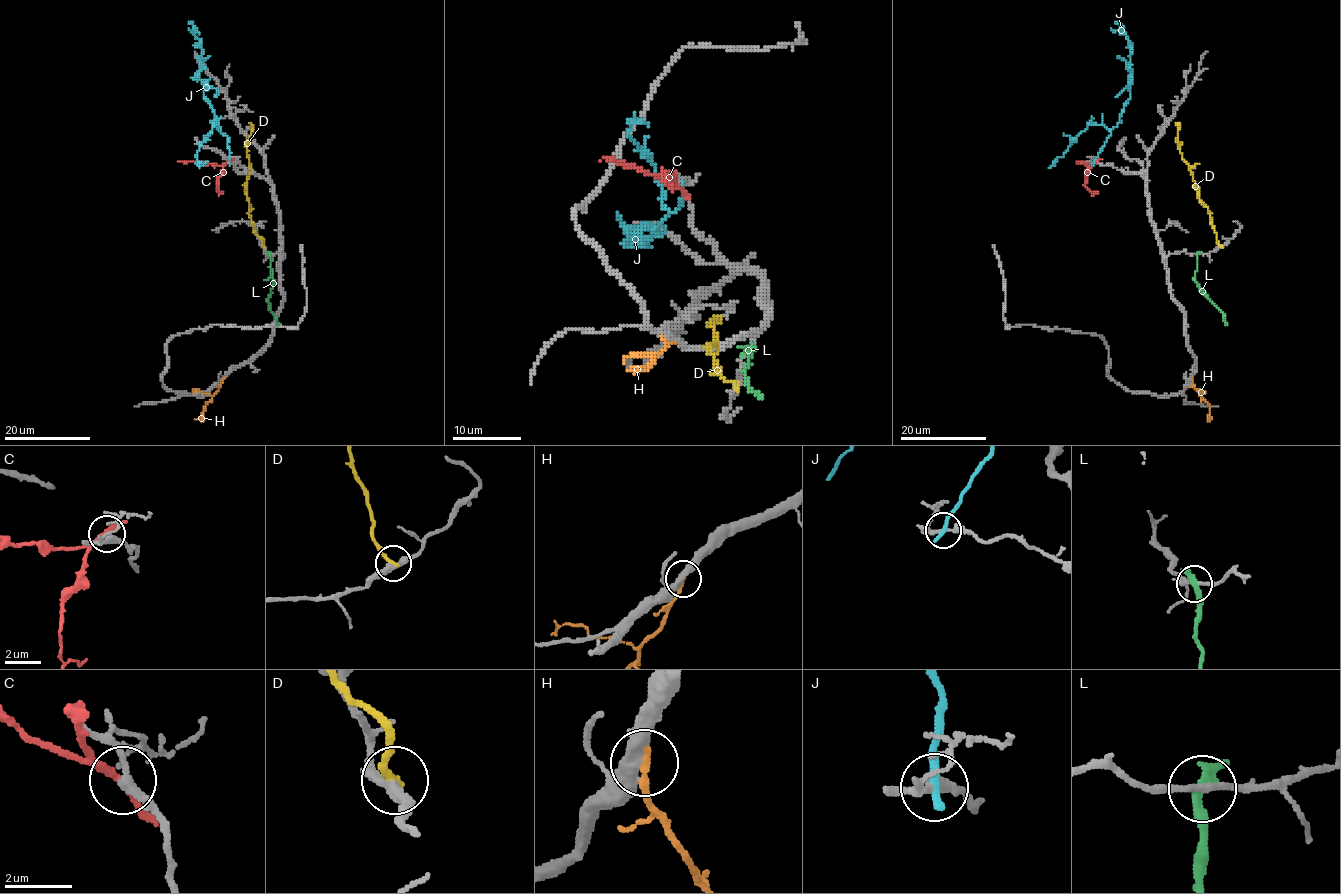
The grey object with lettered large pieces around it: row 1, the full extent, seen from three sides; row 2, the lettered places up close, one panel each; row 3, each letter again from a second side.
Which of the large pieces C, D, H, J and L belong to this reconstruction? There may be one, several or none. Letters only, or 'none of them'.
none of them

